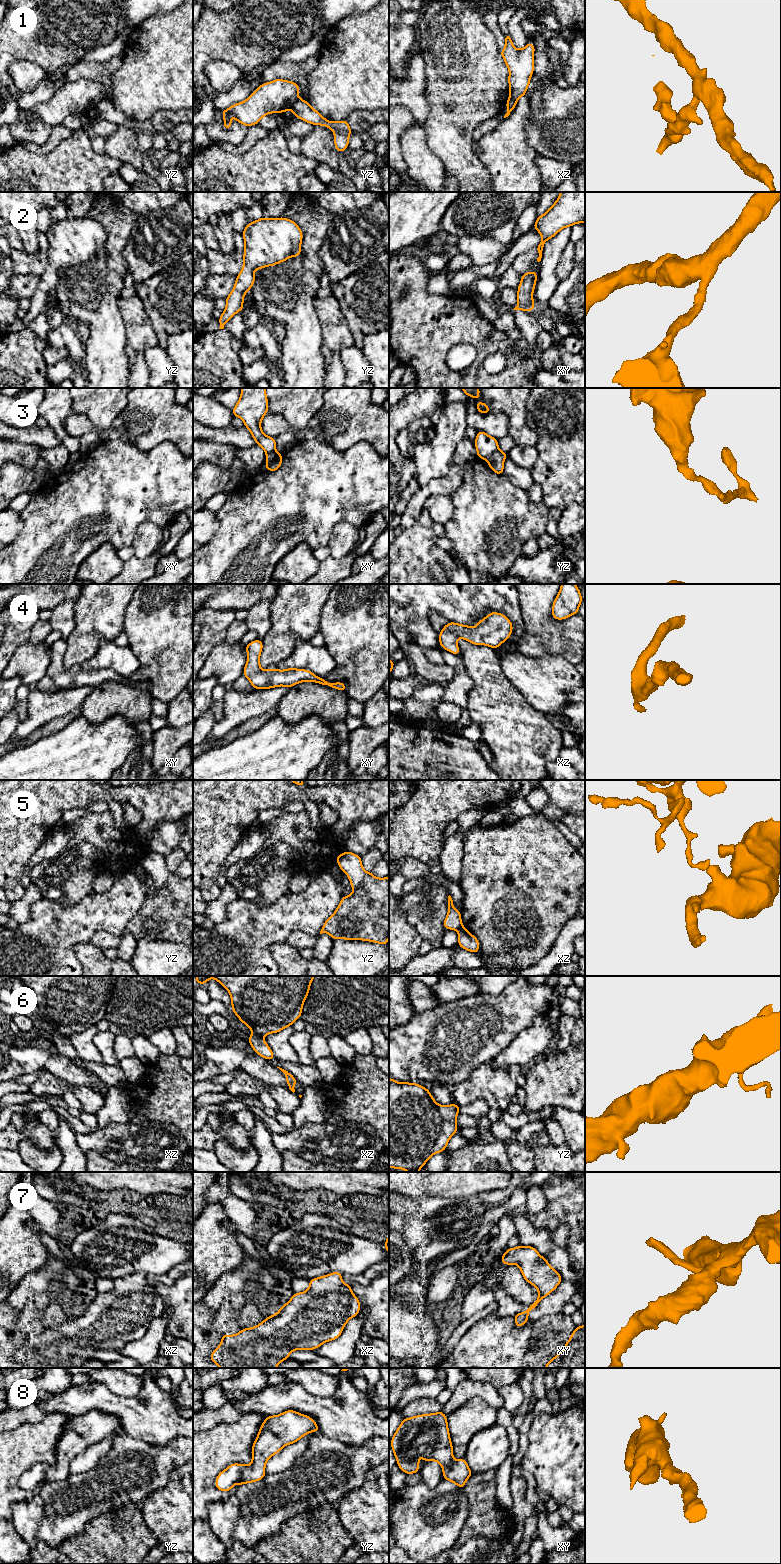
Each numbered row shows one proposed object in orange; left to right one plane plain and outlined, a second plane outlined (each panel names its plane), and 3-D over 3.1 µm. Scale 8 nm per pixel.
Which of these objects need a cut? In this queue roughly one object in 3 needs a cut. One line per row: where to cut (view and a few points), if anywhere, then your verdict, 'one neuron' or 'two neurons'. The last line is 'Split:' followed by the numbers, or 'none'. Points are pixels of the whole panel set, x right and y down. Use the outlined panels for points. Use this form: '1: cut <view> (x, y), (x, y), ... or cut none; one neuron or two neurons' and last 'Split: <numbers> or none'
1: cut yz (298, 98), (291, 108); two neurons
2: cut none; one neuron
3: cut yz (498, 448), (487, 460); two neurons
4: cut none; one neuron
5: cut xz (462, 926), (457, 930); two neurons
6: cut none; one neuron
7: cut none; one neuron
8: cut none; one neuron
Split: 1, 3, 5

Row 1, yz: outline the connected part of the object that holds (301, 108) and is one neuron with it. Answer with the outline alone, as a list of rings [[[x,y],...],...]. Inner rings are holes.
[[[298,99],[292,106],[292,112],[297,118],[308,122],[312,125],[321,125],[328,127],[334,132],[335,148],[340,152],[344,152],[348,148],[349,136],[352,133],[347,119],[339,122],[328,121],[317,110],[303,99]]]

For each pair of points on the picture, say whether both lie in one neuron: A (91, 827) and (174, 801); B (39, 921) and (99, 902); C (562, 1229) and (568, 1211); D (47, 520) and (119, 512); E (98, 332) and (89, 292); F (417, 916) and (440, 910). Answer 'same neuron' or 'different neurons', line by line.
A: different neurons
B: same neuron
C: different neurons
D: same neuron
E: same neuron
F: same neuron

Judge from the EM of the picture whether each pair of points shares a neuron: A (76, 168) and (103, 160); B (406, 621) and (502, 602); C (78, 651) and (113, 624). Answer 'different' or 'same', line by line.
A: same
B: same
C: same

